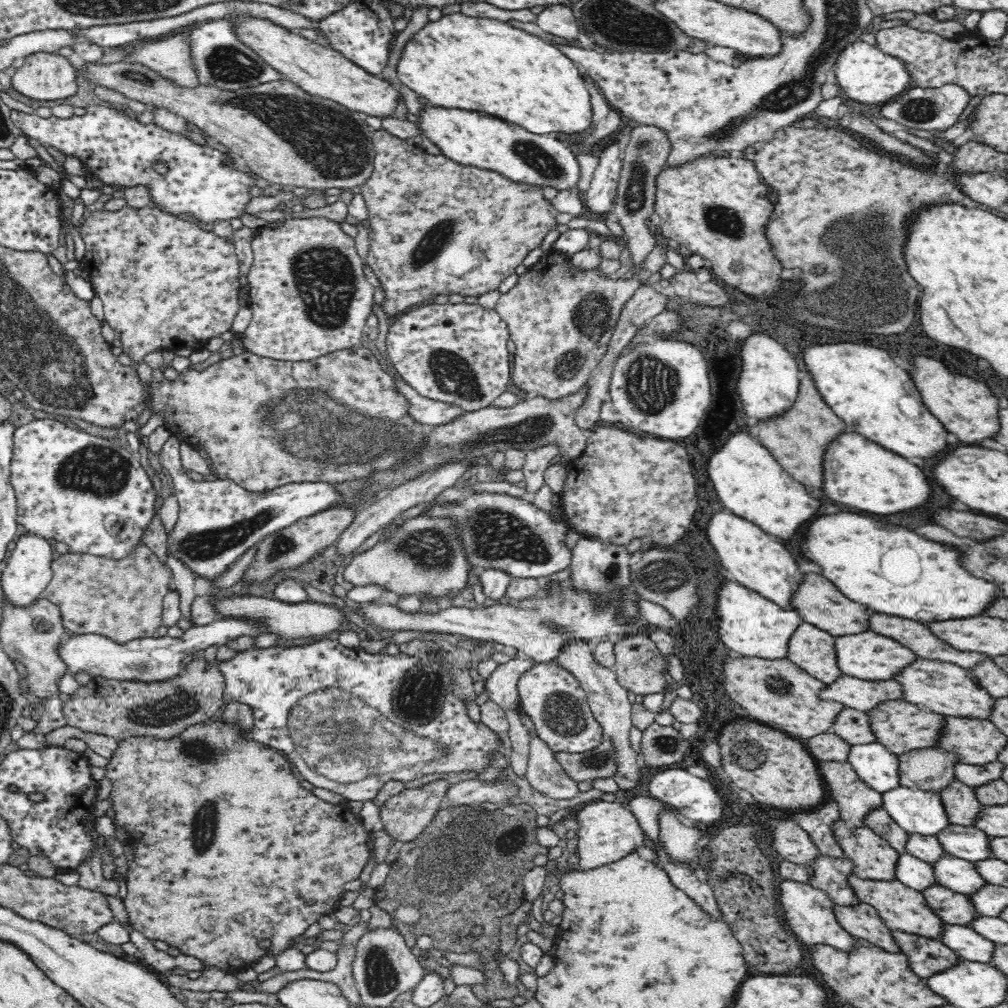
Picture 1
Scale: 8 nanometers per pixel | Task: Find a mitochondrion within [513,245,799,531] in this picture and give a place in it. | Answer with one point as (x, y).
(651, 384)

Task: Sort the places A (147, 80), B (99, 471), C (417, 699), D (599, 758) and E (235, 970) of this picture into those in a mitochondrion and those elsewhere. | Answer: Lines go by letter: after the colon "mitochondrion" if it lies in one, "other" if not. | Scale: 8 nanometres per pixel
A: mitochondrion
B: mitochondrion
C: mitochondrion
D: mitochondrion
E: other

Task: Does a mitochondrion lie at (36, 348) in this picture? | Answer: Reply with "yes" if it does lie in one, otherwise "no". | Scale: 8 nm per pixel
yes

